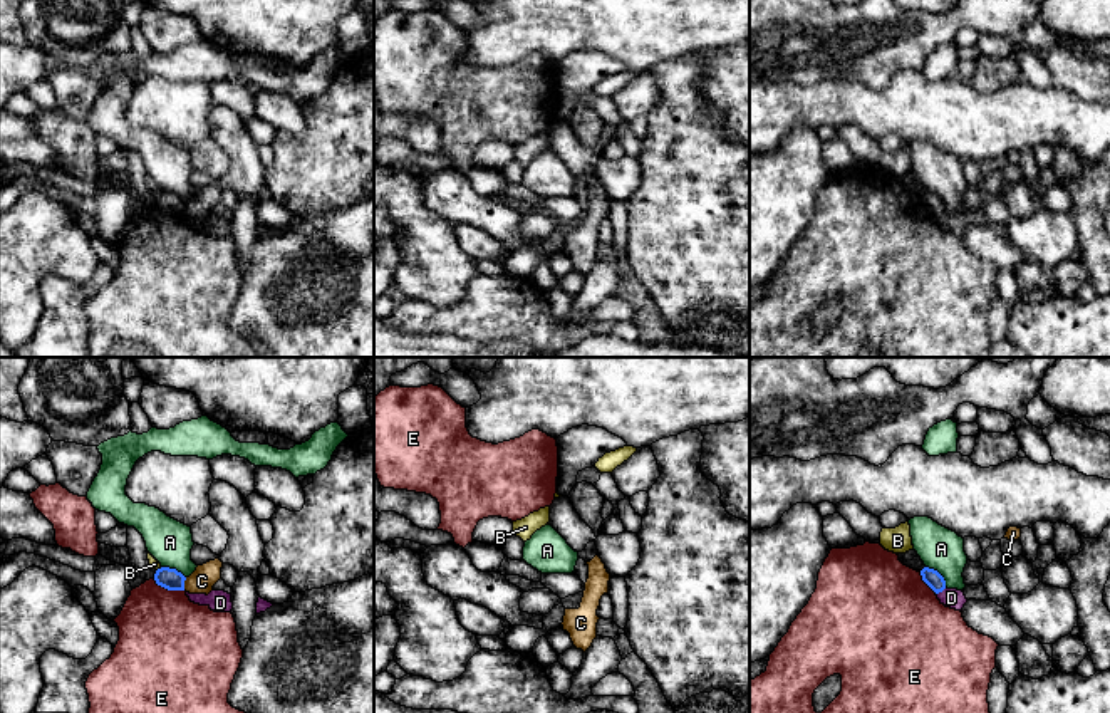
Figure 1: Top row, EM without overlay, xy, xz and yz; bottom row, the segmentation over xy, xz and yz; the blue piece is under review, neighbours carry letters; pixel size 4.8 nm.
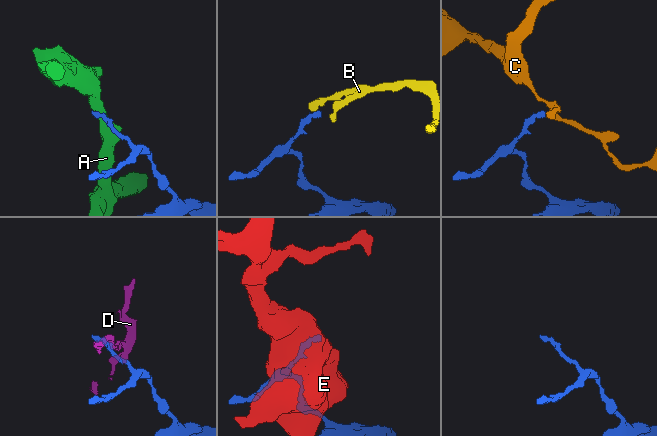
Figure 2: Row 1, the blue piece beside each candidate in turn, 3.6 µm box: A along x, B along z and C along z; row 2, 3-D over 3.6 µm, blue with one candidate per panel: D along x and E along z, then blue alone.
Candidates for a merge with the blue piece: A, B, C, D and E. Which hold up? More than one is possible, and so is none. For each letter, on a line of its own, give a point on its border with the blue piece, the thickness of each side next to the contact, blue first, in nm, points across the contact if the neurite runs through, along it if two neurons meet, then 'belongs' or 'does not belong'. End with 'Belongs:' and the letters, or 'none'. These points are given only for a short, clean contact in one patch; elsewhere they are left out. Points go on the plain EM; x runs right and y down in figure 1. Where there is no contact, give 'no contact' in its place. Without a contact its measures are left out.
A: contact yz (939, 198); calibres 80 and 200 nm; does not belong
B: contact xy (158, 193); calibres 100 and 50 nm; border xy (161, 192), (156, 195); does not belong
C: contact xy (183, 208); calibres 100 and 120 nm; border xy (186, 202), (183, 213); does not belong
D: contact yz (941, 215); calibres 80 and 100 nm; border yz (946, 212), (936, 218); does not belong
E: contact xy (168, 213); calibres 100 and 460 nm; does not belong
Belongs: none

